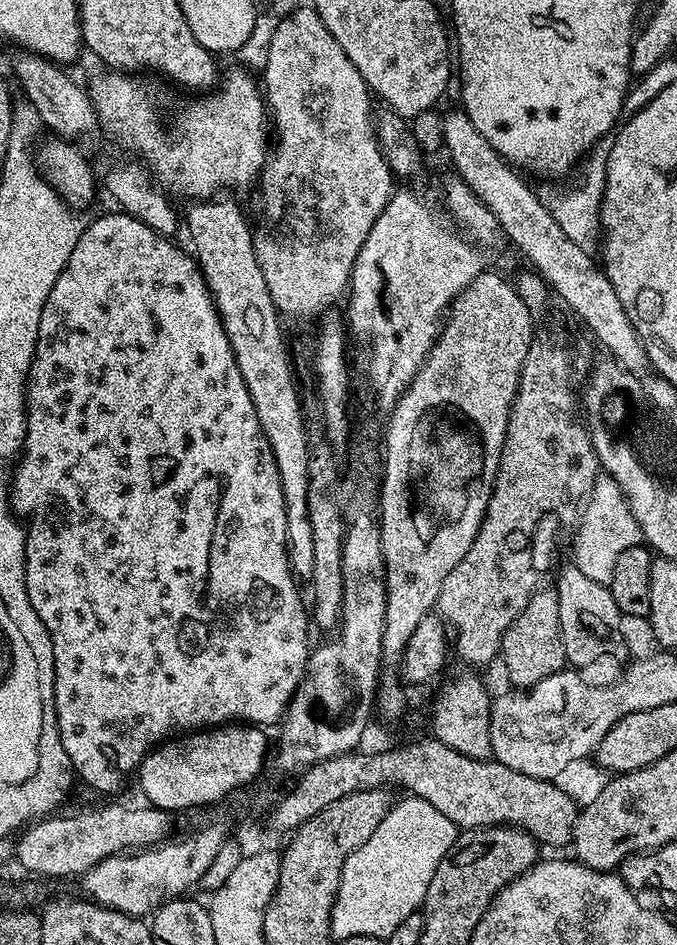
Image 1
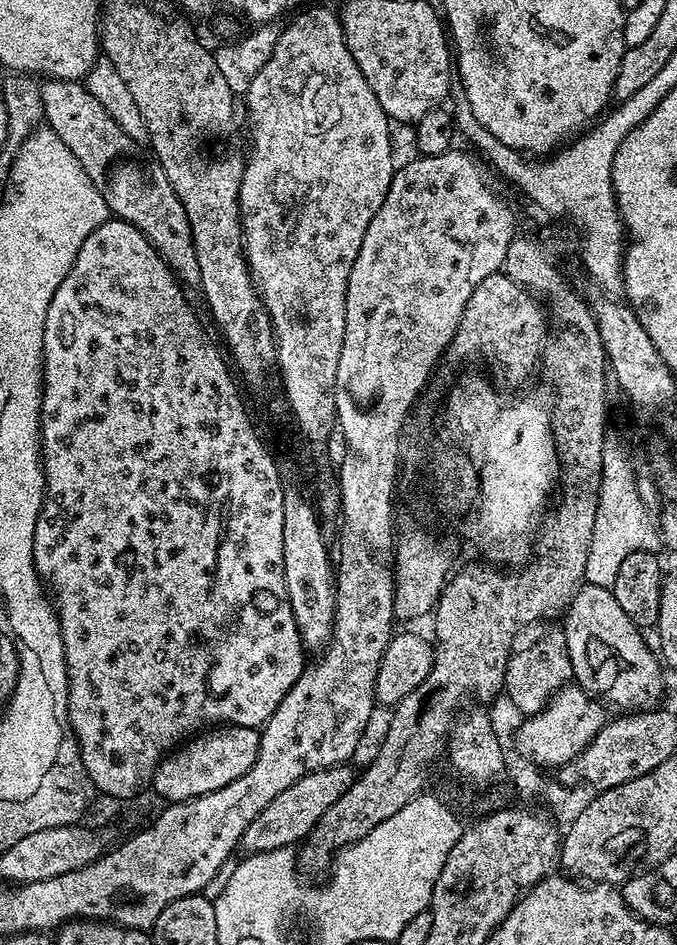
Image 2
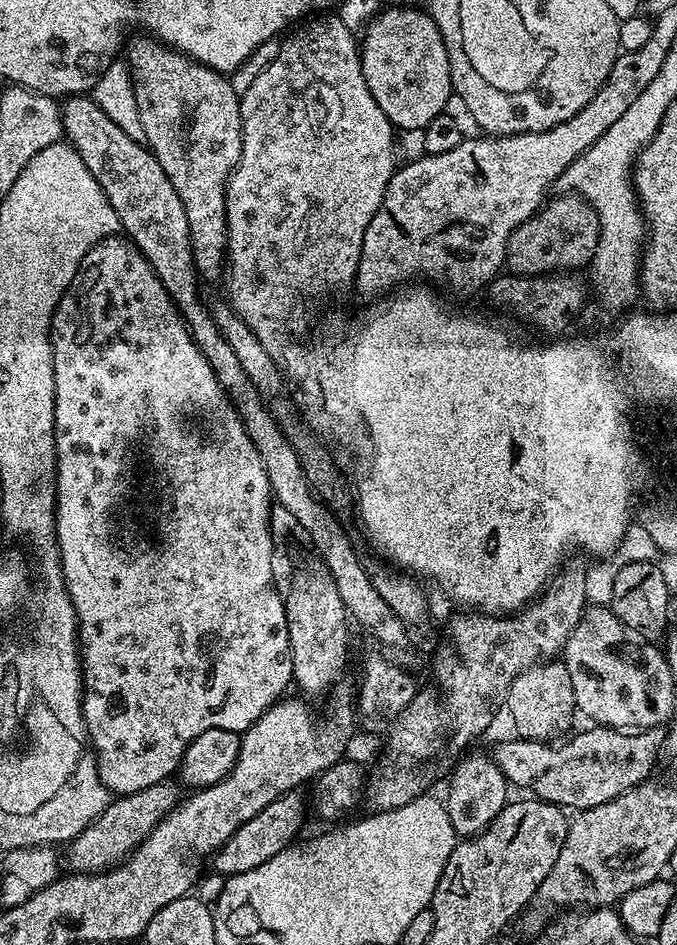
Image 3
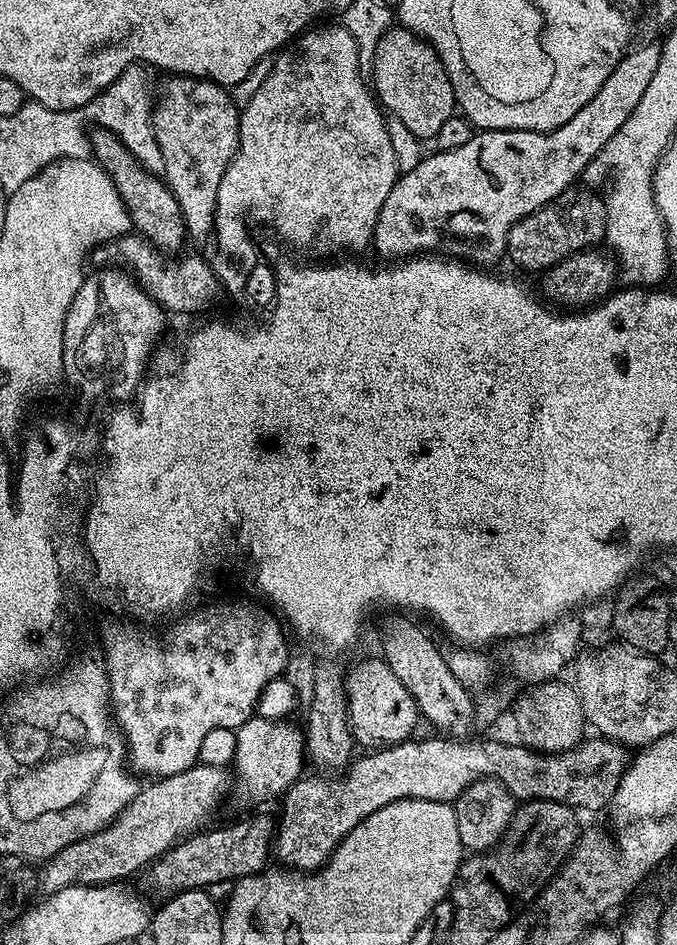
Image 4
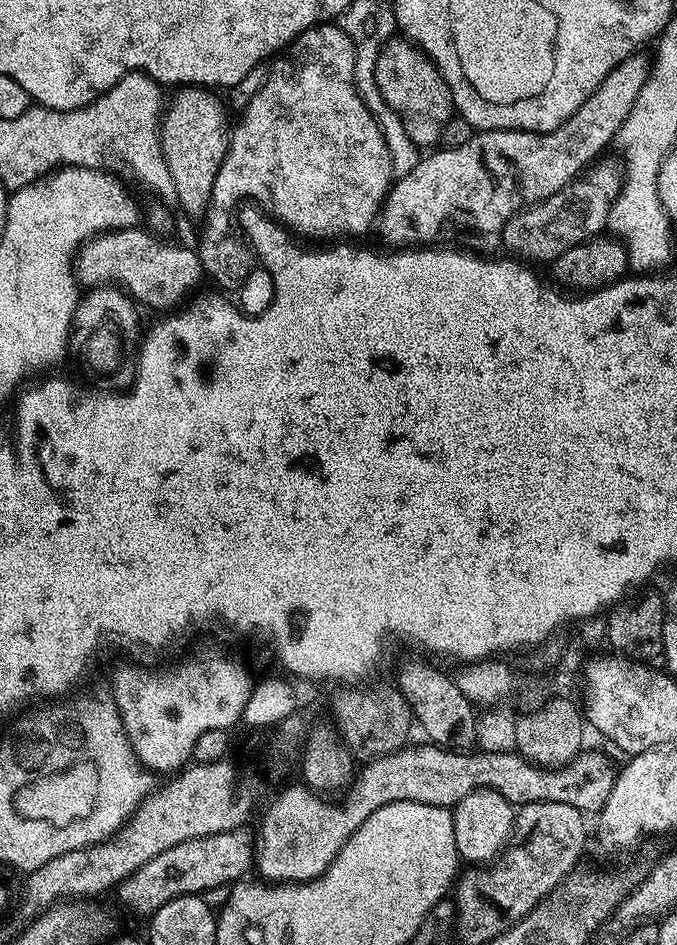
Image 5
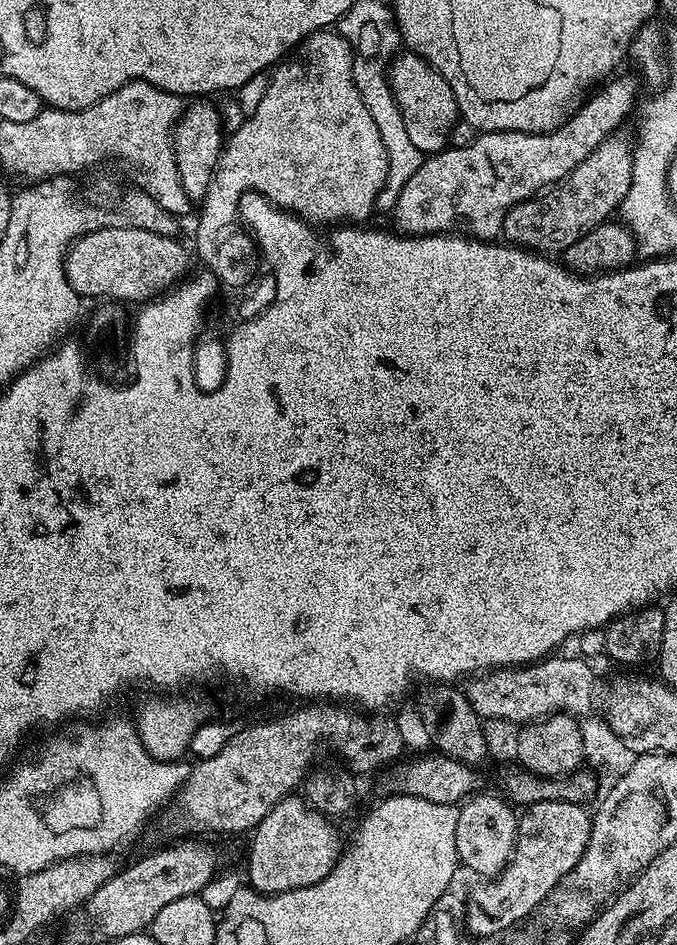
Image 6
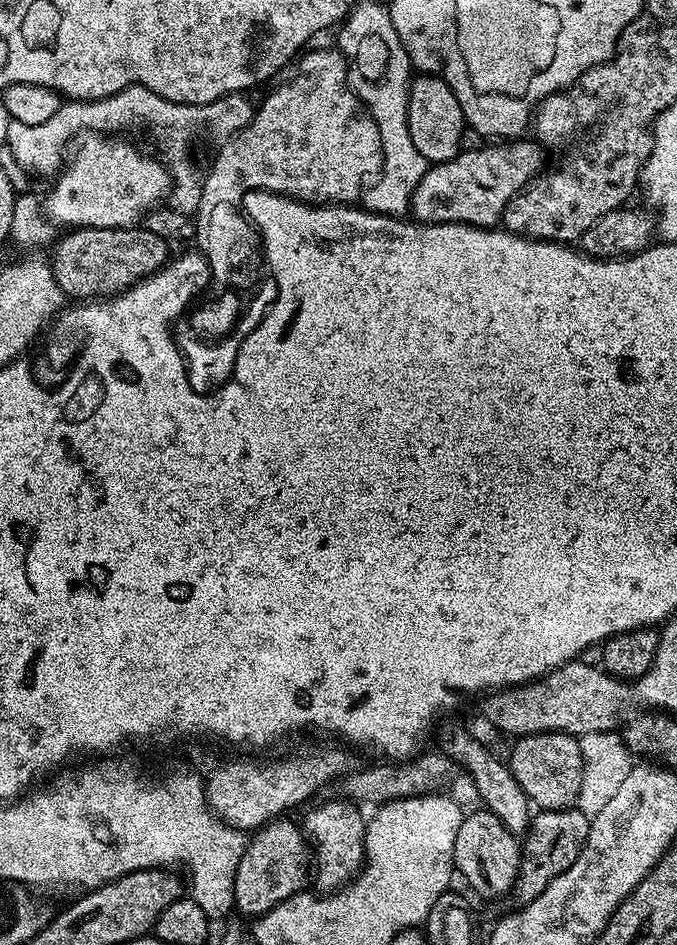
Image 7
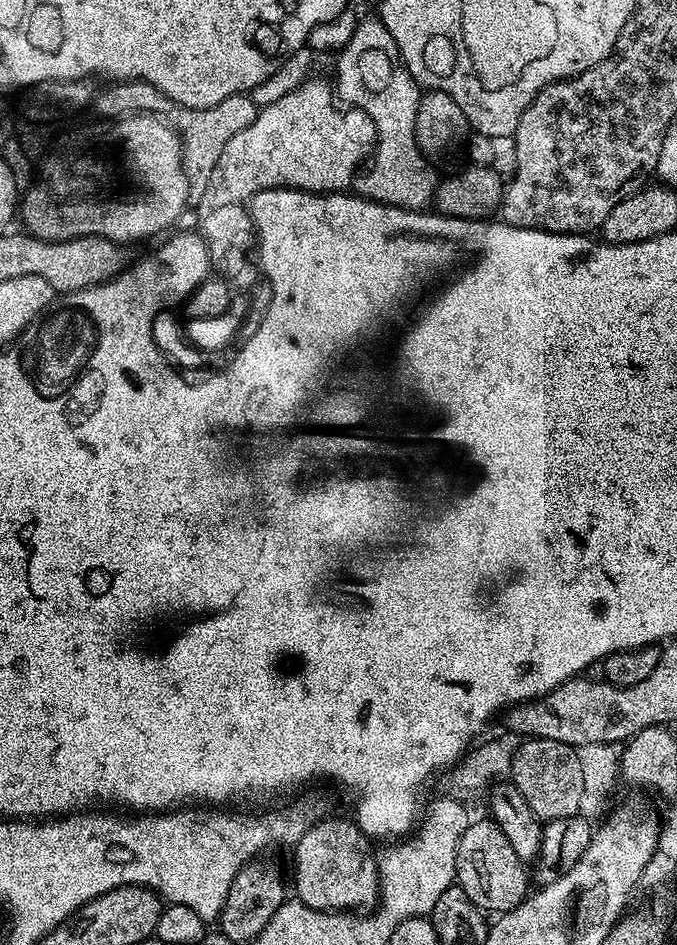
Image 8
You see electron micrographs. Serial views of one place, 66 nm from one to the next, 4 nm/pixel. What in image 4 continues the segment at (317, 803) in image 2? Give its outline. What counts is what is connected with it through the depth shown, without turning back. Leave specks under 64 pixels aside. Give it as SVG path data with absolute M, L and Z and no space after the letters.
M252 816L249 820L240 820L236 825L228 824L225 828L212 828L209 827L207 830L201 831L199 834L189 835L187 838L181 839L179 842L172 845L171 848L168 849L167 852L164 853L163 856L160 857L159 860L155 861L147 869L146 875L148 875L148 880L153 884L154 887L157 888L160 892L168 892L164 894L175 894L178 892L183 892L190 888L198 888L201 890L207 889L209 884L227 884L229 882L235 882L241 880L242 878L246 878L247 876L257 876L260 872L265 871L269 867L268 864L268 856L270 860L270 853L274 848L274 824L273 821L268 821L264 816Z

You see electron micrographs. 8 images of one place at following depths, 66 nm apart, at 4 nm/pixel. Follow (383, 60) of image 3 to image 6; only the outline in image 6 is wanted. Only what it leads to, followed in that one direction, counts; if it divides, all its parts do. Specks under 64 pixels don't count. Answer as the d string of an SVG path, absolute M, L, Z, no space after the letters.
M405 51L392 61L388 81L398 102L402 122L406 122L410 142L414 142L414 146L425 154L443 152L449 147L452 128L458 121L458 109L454 90L450 90L450 82L442 78L439 70L416 53Z

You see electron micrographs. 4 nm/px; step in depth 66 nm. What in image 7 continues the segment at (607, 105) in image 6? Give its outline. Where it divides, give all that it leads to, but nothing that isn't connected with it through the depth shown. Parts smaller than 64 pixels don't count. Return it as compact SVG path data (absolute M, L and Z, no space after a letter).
M528 138L496 142L493 148L461 151L450 162L431 165L414 190L411 215L421 224L473 224L476 228L499 225L510 198L527 188L546 168L545 149L524 139Z

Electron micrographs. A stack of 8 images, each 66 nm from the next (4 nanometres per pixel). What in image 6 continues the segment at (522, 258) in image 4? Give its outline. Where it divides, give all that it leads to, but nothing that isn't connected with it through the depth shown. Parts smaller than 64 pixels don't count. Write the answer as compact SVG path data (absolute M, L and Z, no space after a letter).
M620 135L607 136L574 171L551 188L515 204L504 219L503 239L529 252L562 254L582 234L590 234L594 226L605 223L626 198L634 170L633 141Z

